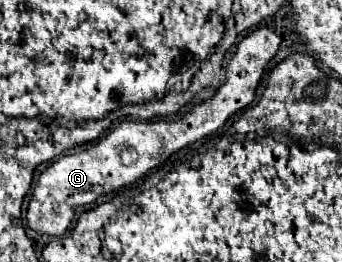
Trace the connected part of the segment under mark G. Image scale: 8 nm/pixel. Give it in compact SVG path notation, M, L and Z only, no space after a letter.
M260 26L258 30L242 38L242 42L238 44L236 54L226 66L226 82L216 90L216 94L204 104L198 104L192 112L188 112L180 120L172 120L172 122L168 120L146 120L146 122L124 120L114 130L110 130L106 136L102 136L94 146L82 152L66 154L58 158L54 164L50 164L40 174L38 184L32 190L30 210L26 210L28 226L40 234L50 234L50 236L64 234L78 206L92 204L100 196L106 196L122 186L136 182L148 170L154 170L164 160L168 160L170 154L222 128L224 122L234 112L242 110L254 100L254 94L264 76L264 70L268 62L276 56L280 42L282 38L274 30Z

